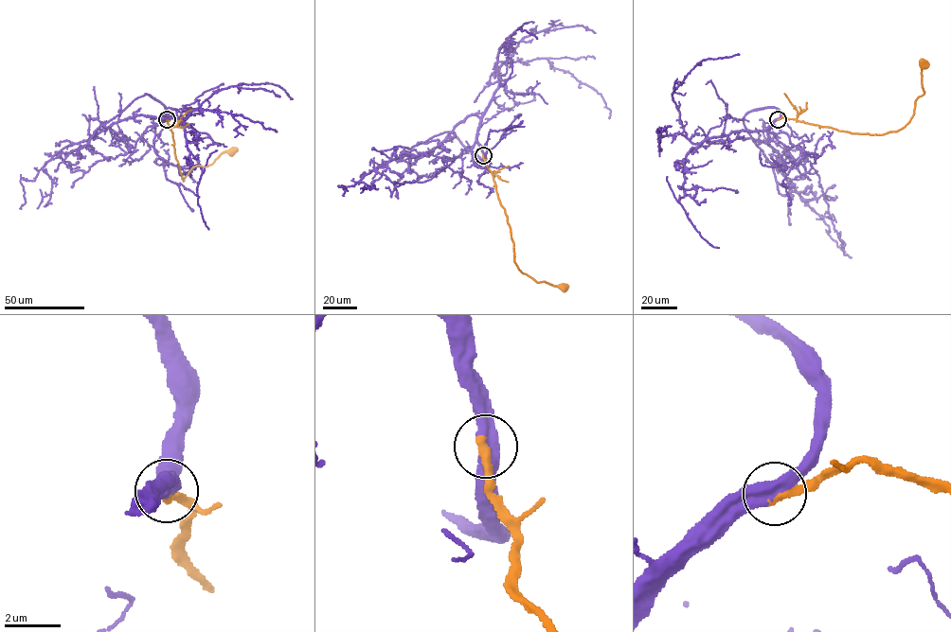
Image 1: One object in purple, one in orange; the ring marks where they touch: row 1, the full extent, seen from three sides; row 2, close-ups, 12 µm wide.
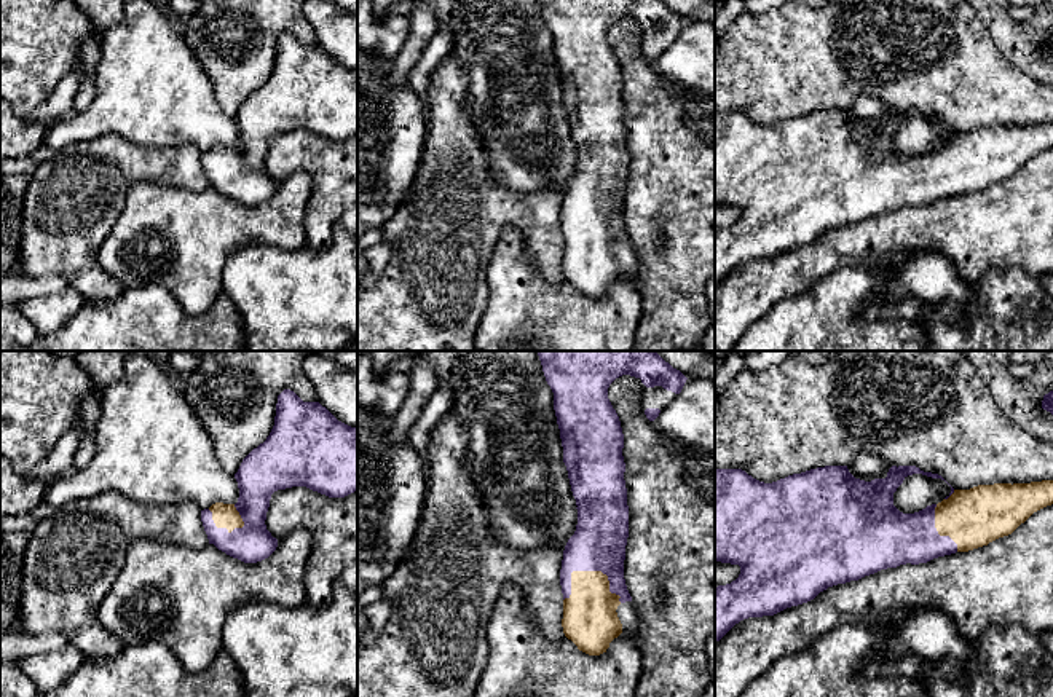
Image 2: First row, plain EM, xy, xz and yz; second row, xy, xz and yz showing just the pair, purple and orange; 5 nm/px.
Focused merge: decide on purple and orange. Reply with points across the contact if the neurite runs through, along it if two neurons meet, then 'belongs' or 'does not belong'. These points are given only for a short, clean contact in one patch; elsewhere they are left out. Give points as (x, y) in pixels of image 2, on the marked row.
belongs

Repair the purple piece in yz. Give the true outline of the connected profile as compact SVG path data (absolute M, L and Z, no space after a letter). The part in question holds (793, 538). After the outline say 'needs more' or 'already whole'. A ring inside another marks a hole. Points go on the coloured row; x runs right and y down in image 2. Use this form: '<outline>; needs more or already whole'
M825 466L810 469L801 474L793 474L772 483L764 483L742 469L715 469L715 561L731 563L740 566L740 574L736 581L726 585L715 587L715 643L720 641L736 624L748 617L774 616L787 608L798 606L814 600L820 592L828 587L858 581L865 576L874 574L881 569L897 568L900 565L919 565L933 558L951 555L956 552L968 552L989 542L1012 534L1021 523L1024 523L1034 512L1053 504L1053 480L1031 482L1031 483L994 483L978 485L970 490L954 490L938 504L927 506L914 514L903 514L893 506L893 493L908 475L922 474L932 478L941 478L938 474L924 472L916 466L892 466L885 478L874 478L865 482L855 478L847 466Z; needs more

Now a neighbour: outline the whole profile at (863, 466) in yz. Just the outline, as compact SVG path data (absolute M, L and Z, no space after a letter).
M858 453L847 464L849 472L860 480L885 478L892 464L878 455Z

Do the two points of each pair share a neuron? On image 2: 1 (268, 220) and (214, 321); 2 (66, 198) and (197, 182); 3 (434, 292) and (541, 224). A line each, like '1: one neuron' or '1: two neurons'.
1: two neurons
2: one neuron
3: one neuron

